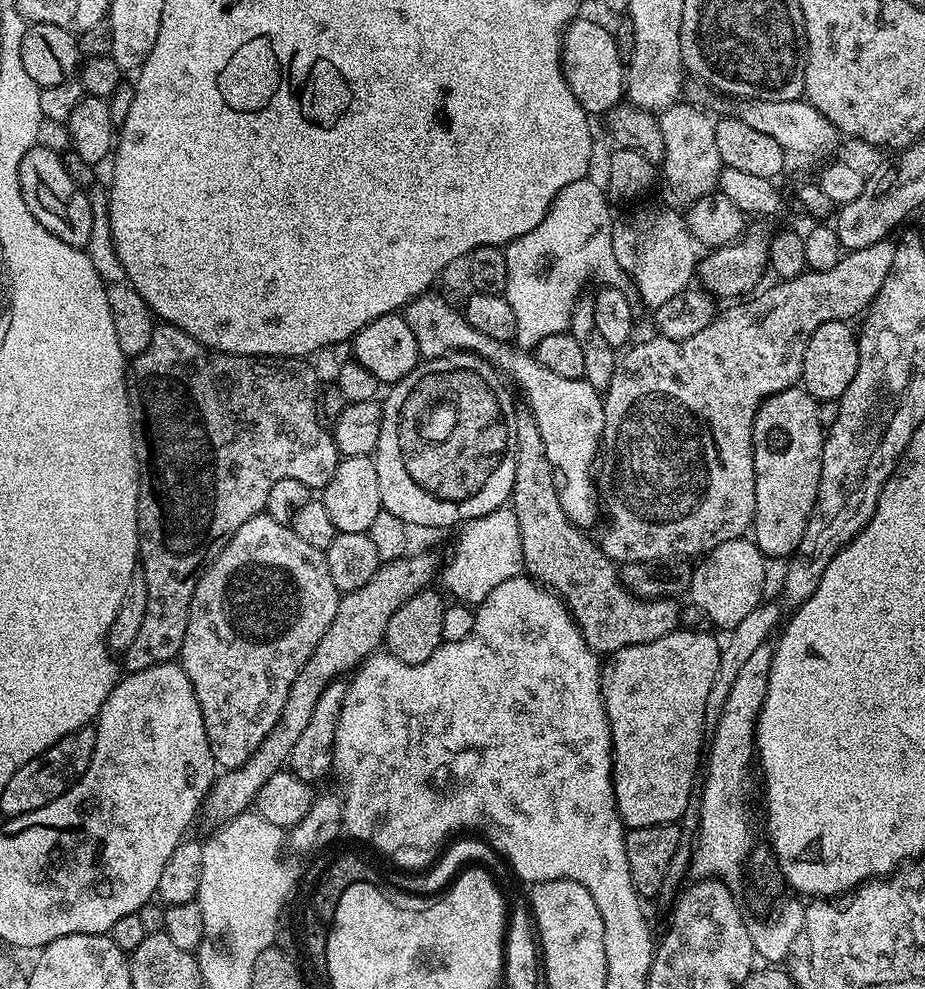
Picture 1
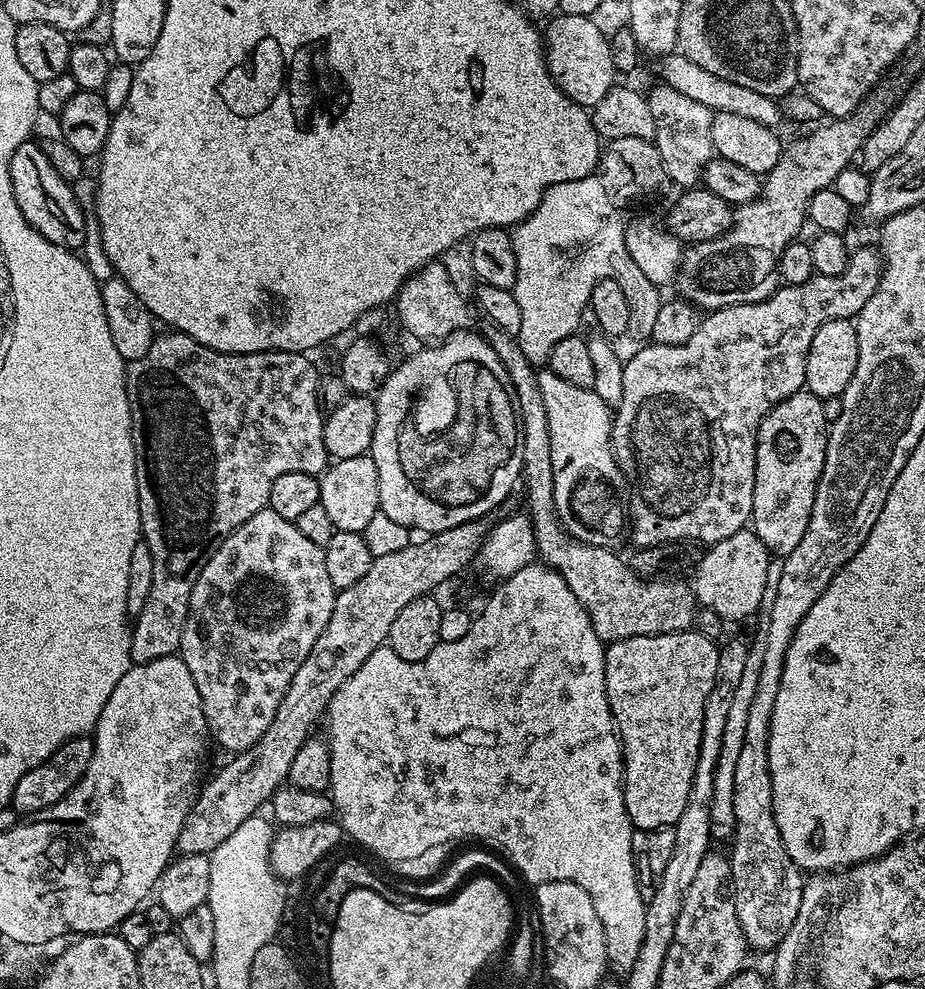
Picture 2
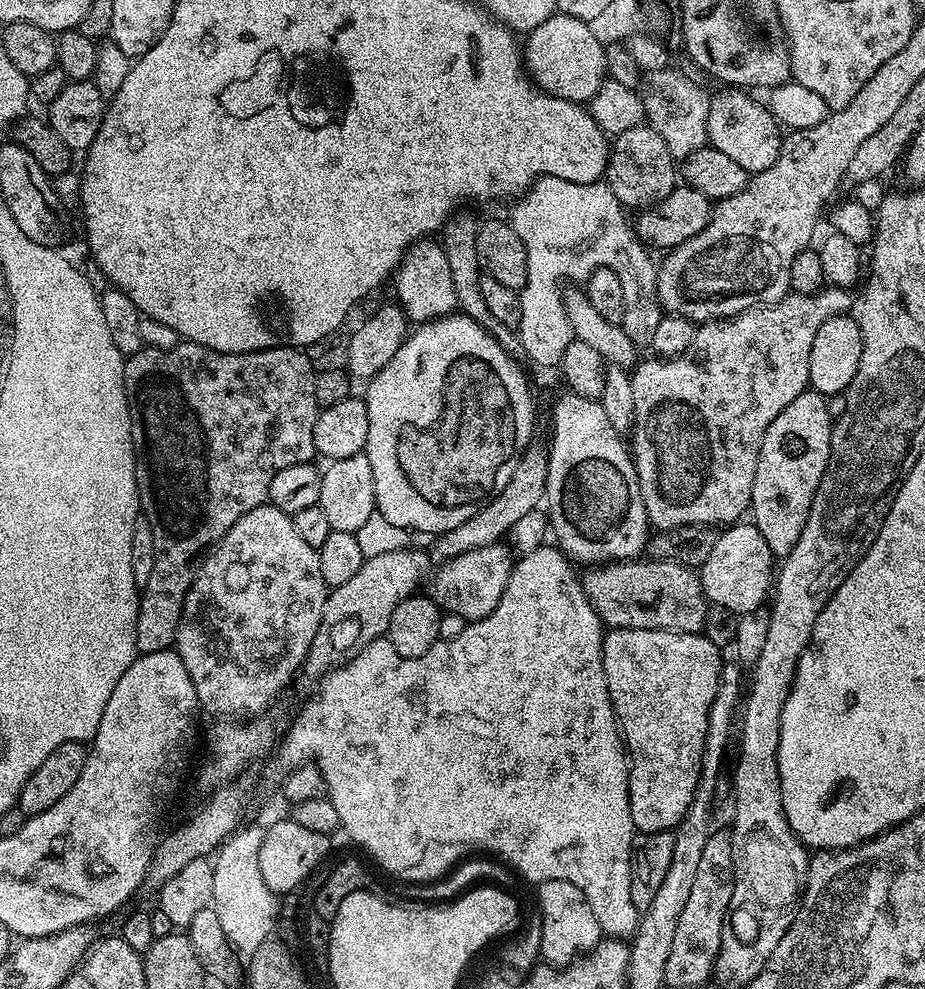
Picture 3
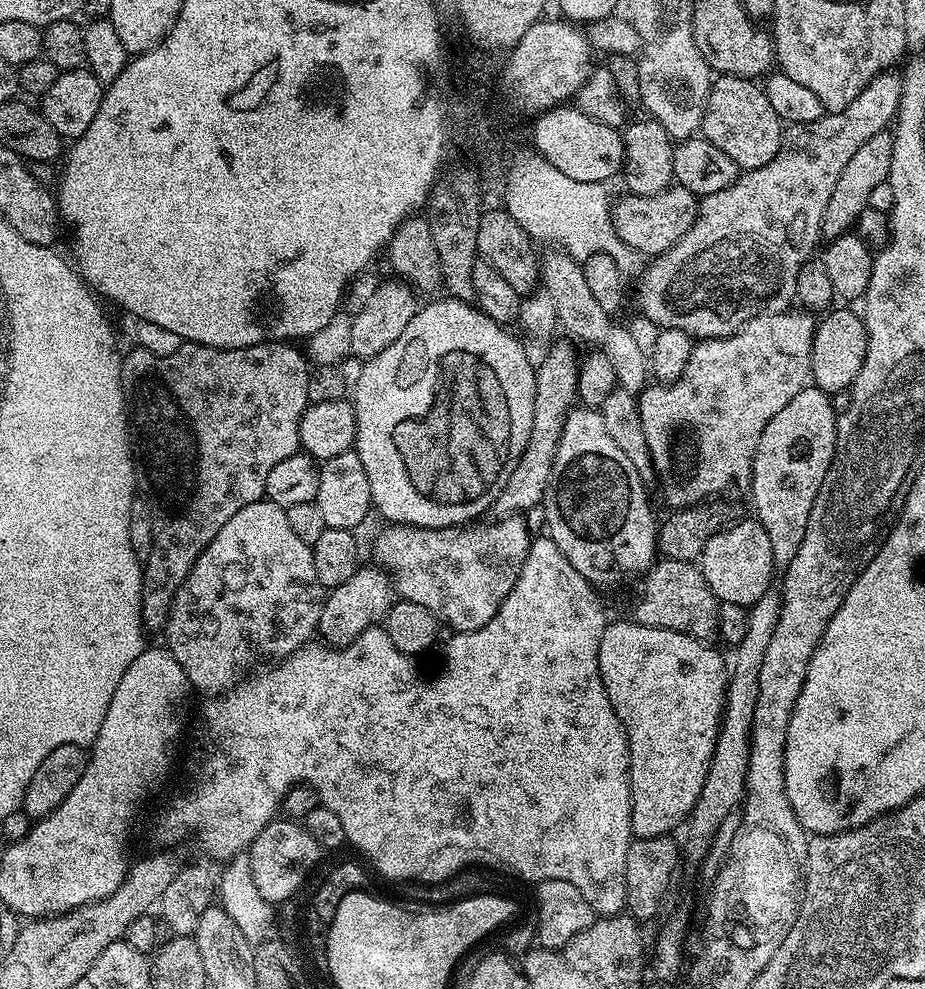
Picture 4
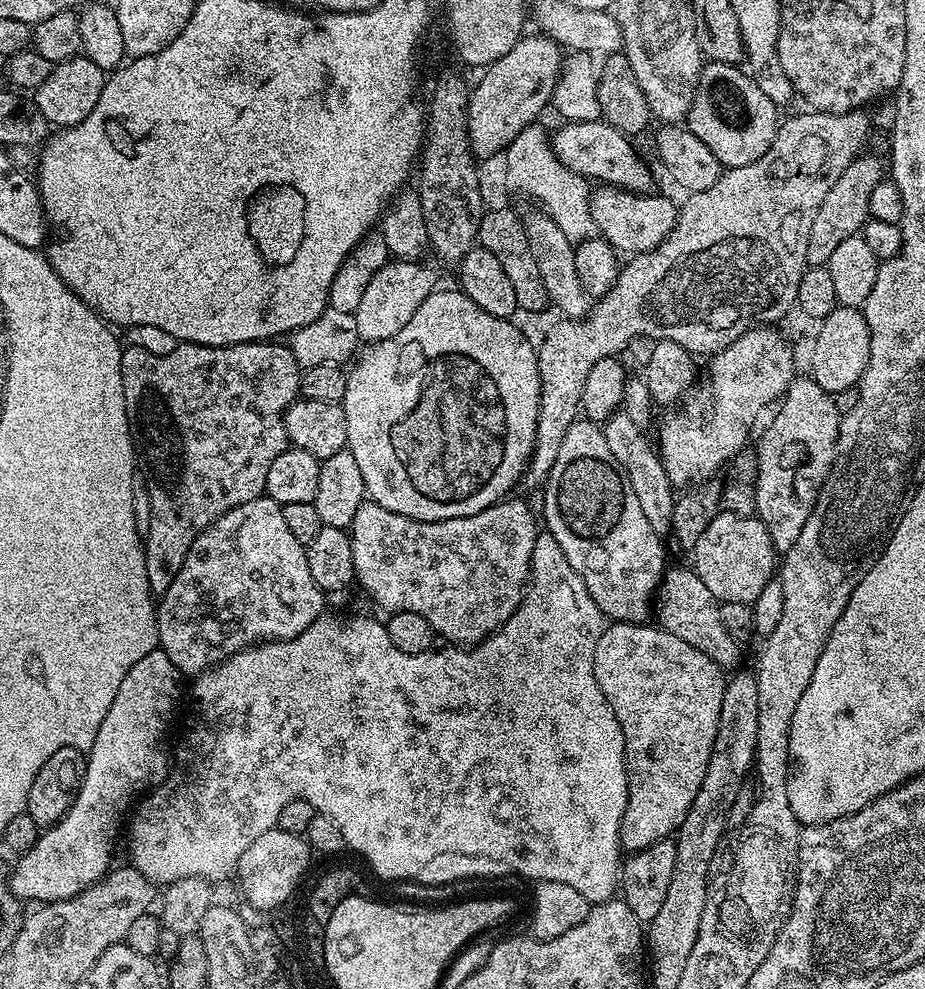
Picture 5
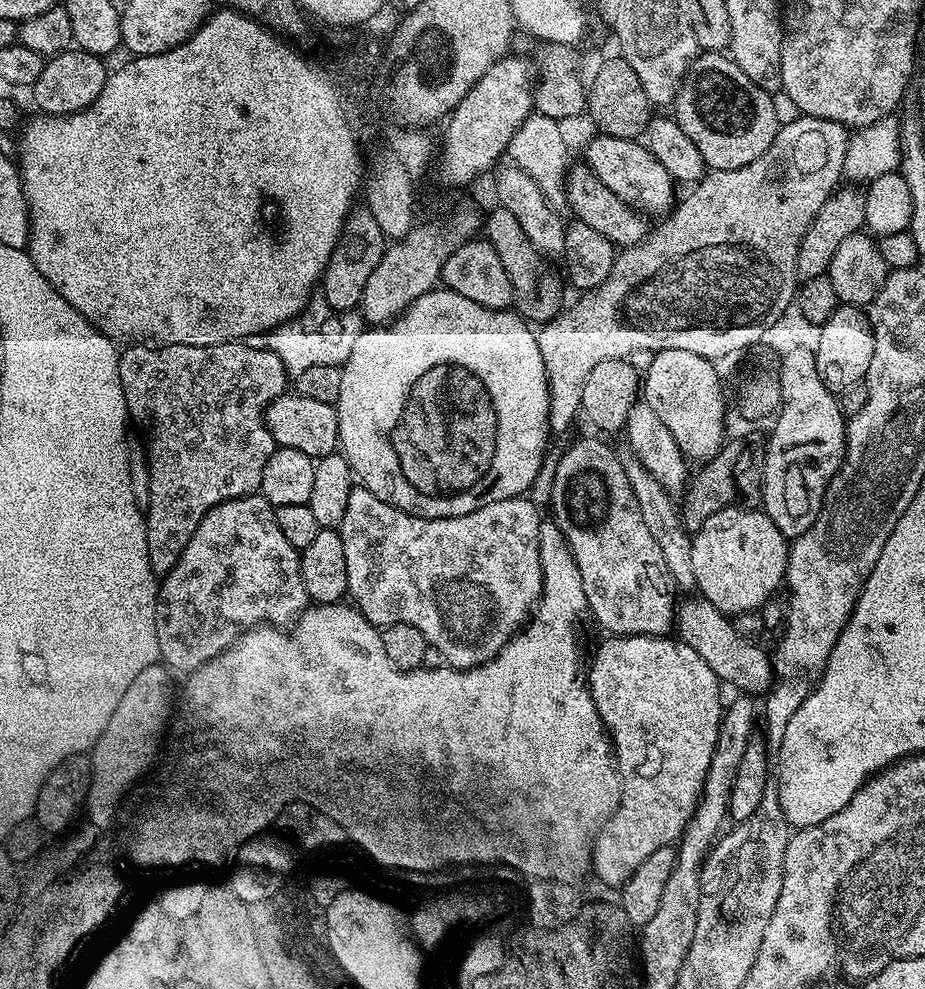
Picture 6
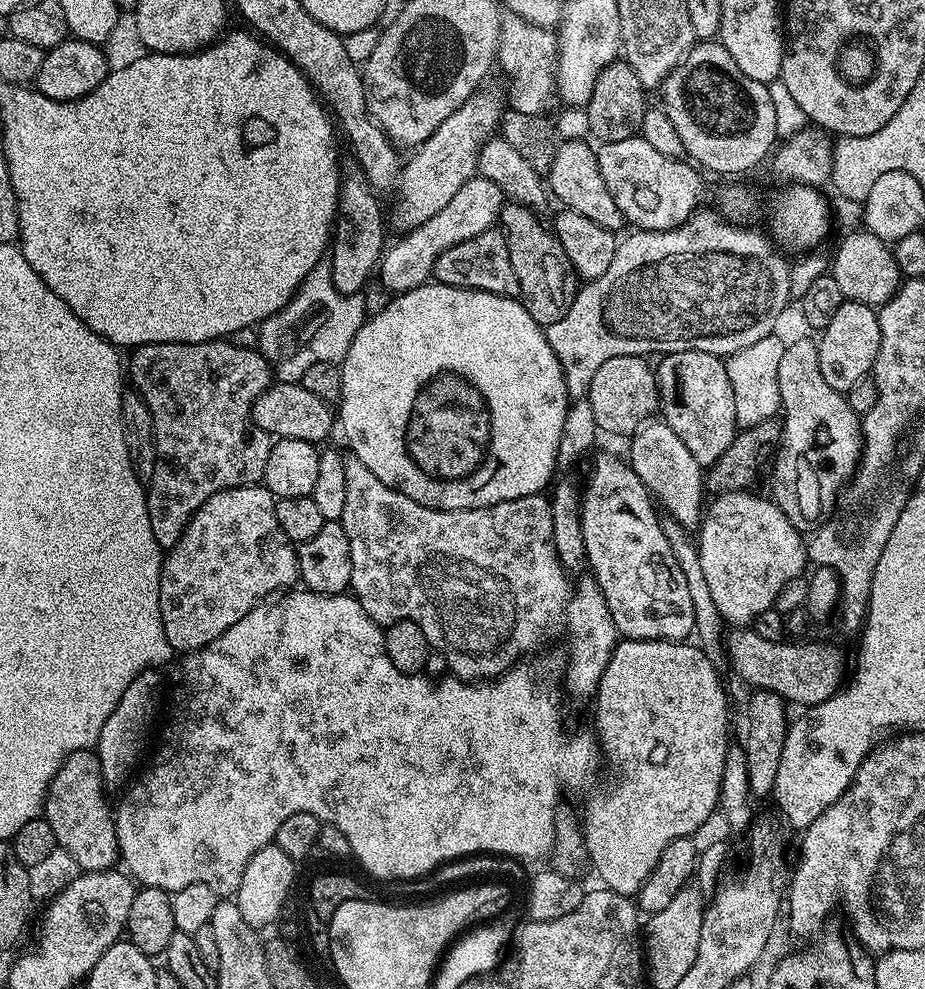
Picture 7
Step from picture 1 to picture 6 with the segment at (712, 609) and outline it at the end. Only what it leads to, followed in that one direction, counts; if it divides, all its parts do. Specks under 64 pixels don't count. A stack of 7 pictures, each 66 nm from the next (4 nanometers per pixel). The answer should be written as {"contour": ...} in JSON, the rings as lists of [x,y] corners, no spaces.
{"contour":[[[733,506],[710,514],[692,537],[696,588],[703,599],[731,618],[739,612],[763,609],[788,575],[789,537],[780,533],[767,512],[752,506]]]}

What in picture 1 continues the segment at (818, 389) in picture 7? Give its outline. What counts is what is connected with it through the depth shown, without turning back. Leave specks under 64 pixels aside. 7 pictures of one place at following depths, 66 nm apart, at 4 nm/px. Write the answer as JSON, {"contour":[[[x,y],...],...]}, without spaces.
{"contour":[[[803,386],[774,394],[758,410],[752,431],[756,509],[752,519],[756,545],[765,557],[791,557],[806,534],[820,485],[826,430],[818,422],[820,405]]]}

